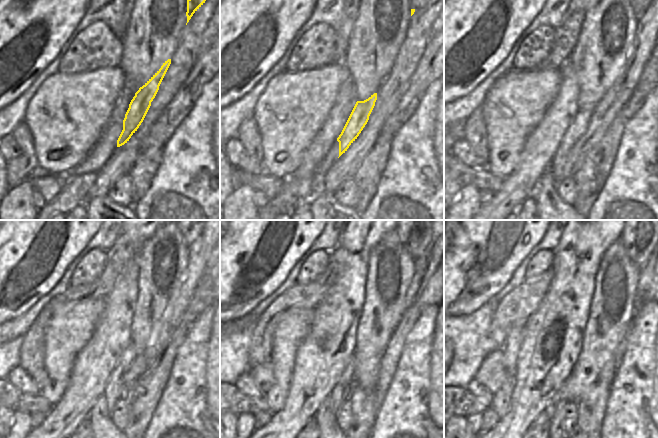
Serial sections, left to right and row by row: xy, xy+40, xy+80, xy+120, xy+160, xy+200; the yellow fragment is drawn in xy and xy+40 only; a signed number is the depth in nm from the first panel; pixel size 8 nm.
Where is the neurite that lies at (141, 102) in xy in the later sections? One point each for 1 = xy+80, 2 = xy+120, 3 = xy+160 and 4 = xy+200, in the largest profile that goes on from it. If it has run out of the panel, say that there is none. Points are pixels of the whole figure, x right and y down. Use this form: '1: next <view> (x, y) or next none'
1: next xy+80 (581, 121)
2: next xy+120 (114, 390)
3: next xy+160 (340, 392)
4: next xy+200 (555, 423)

